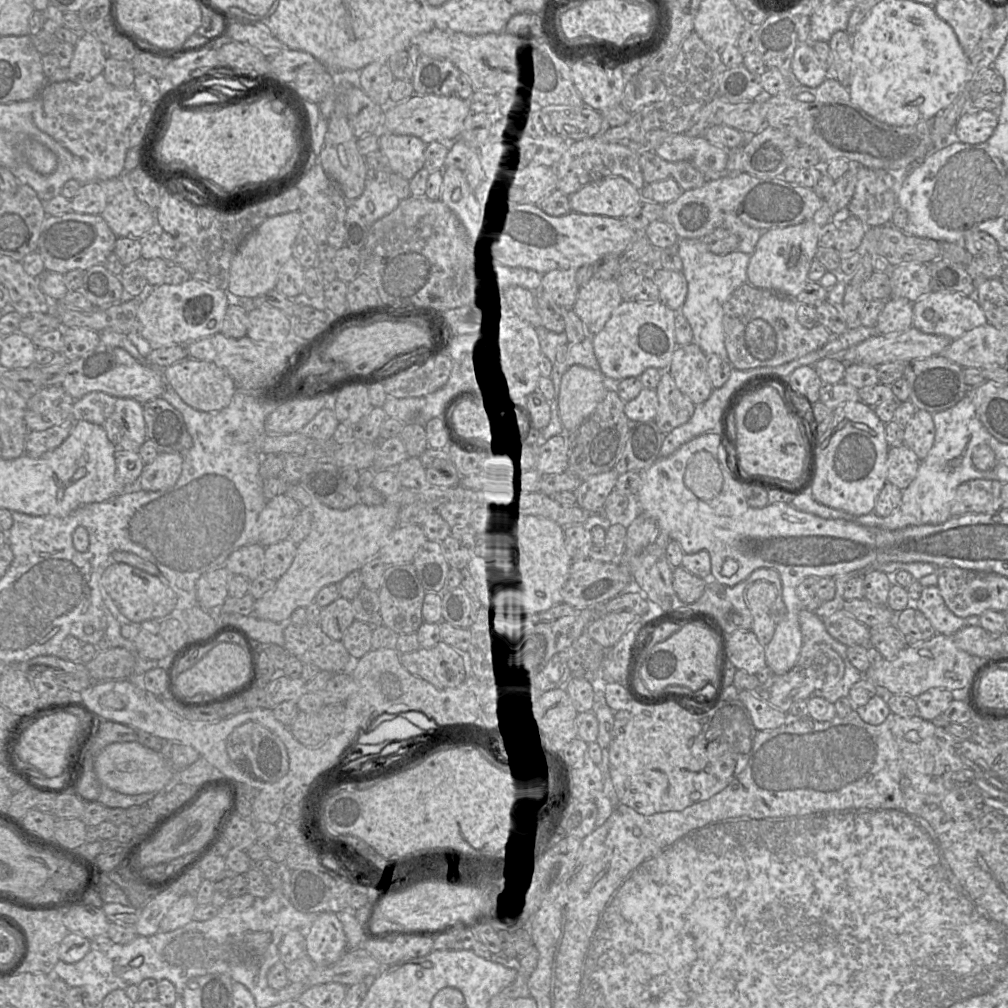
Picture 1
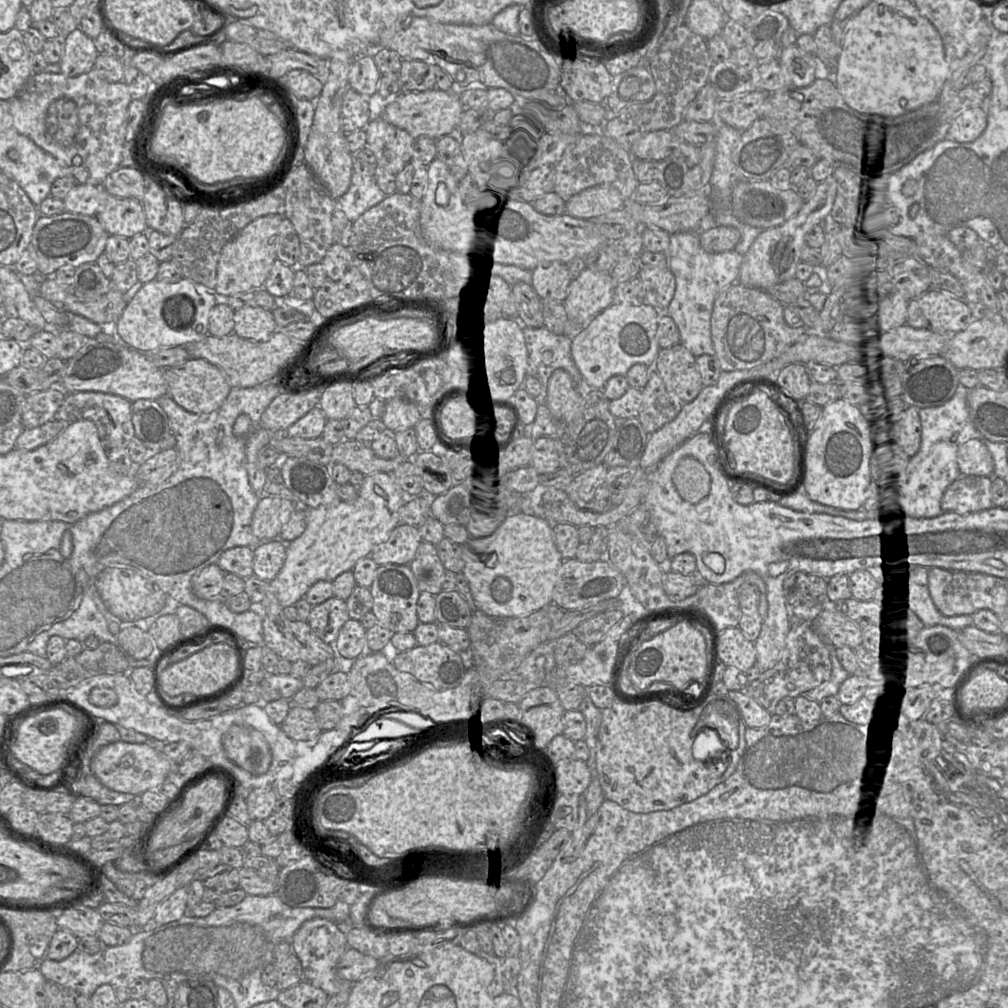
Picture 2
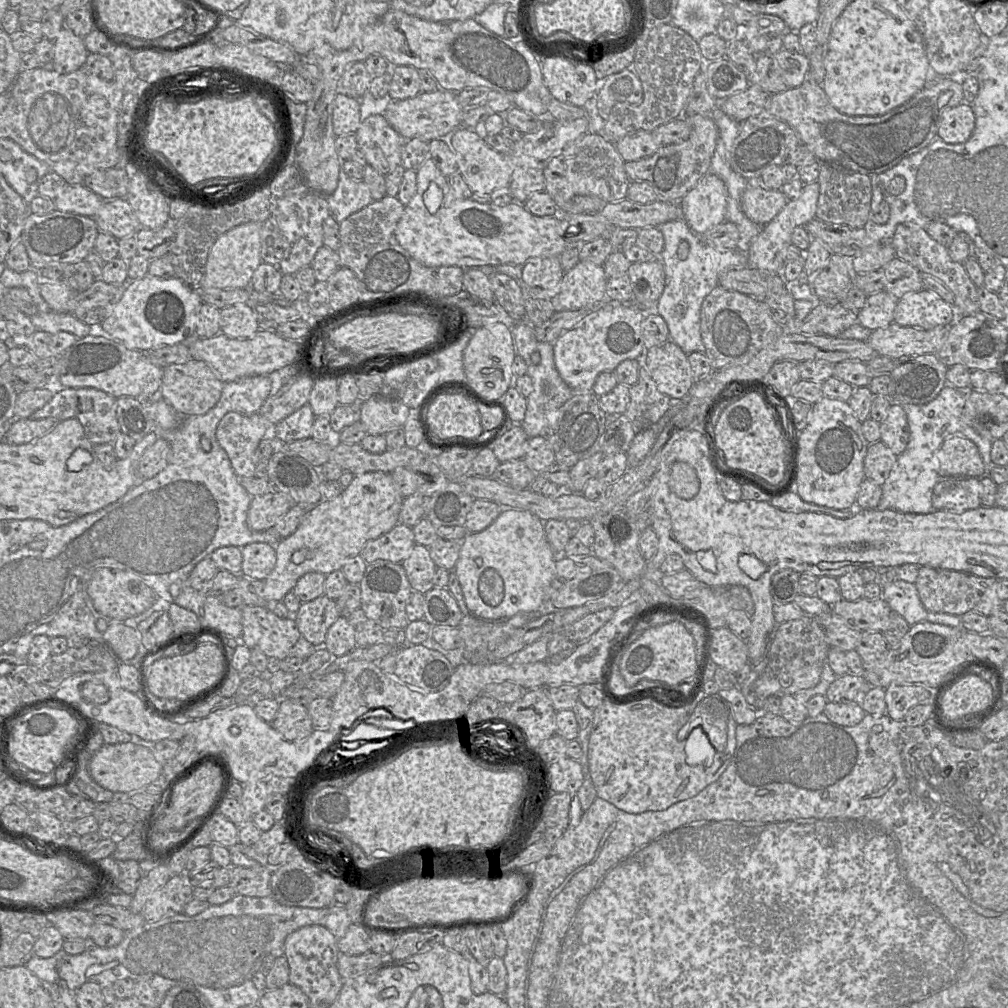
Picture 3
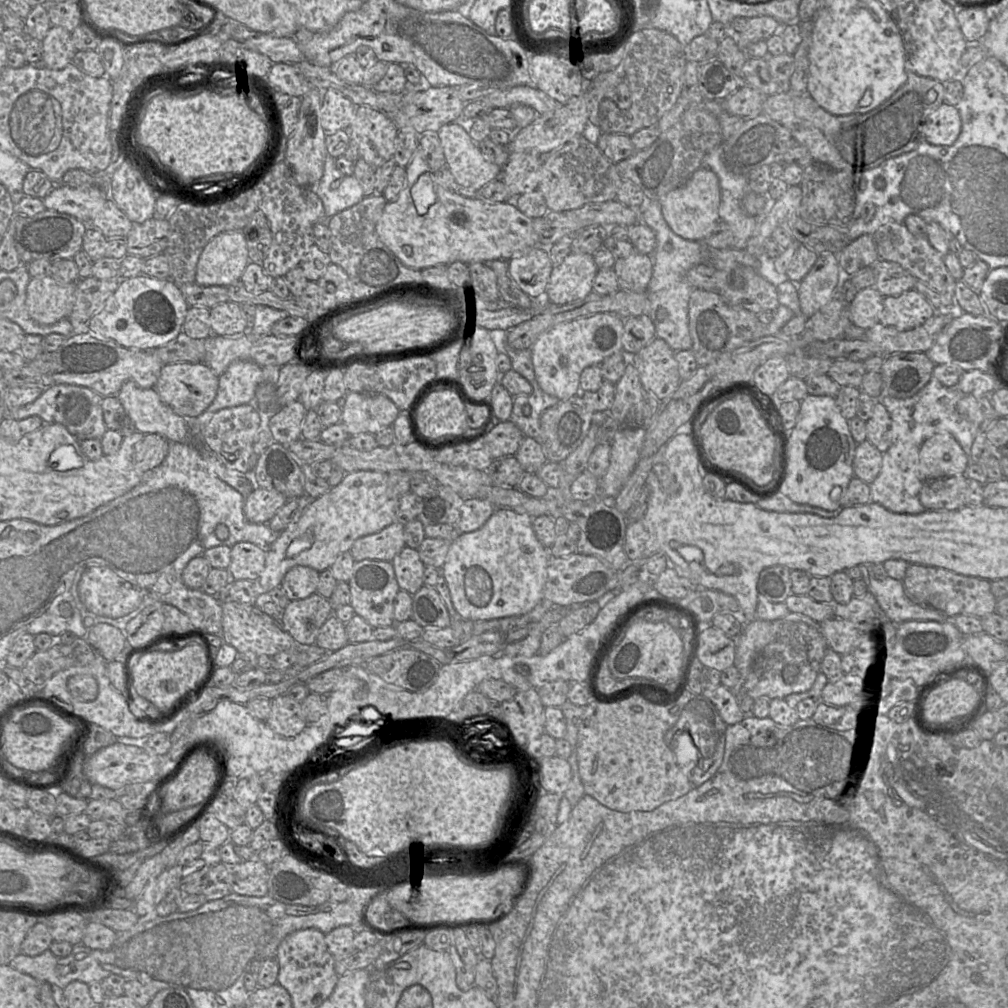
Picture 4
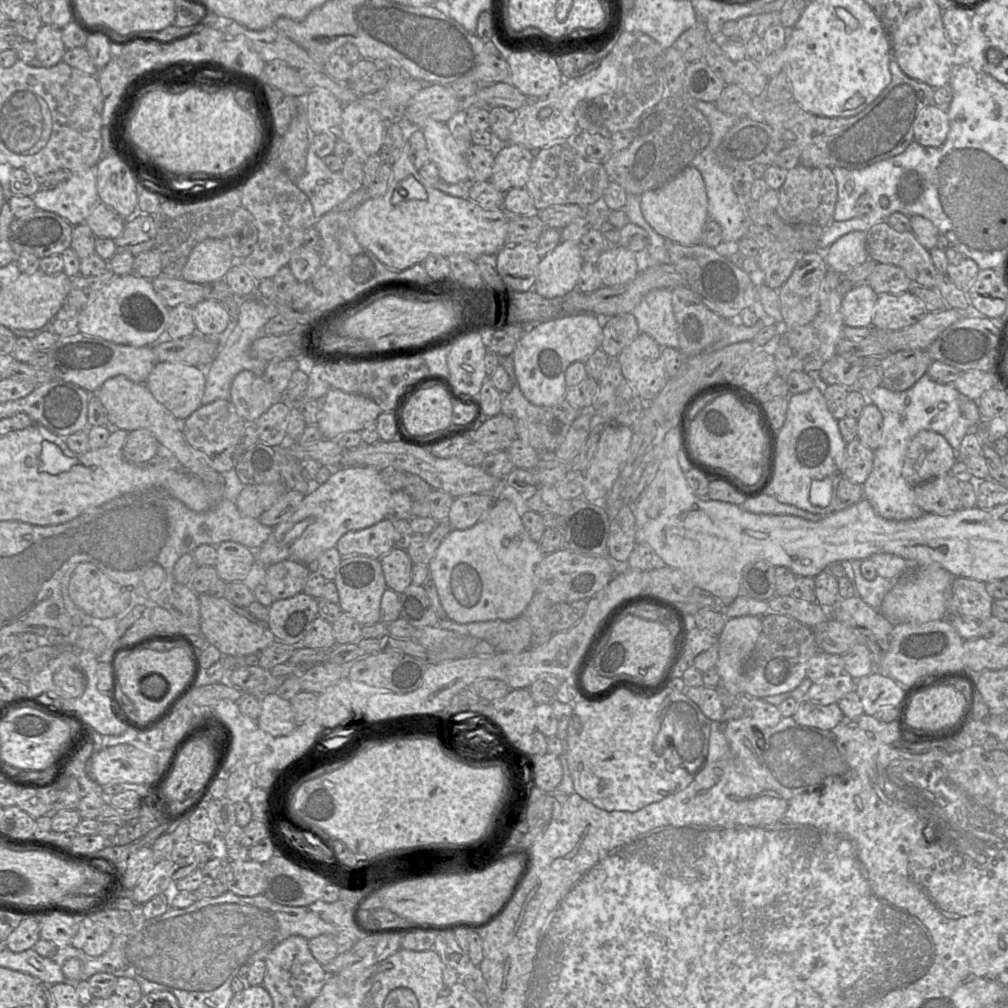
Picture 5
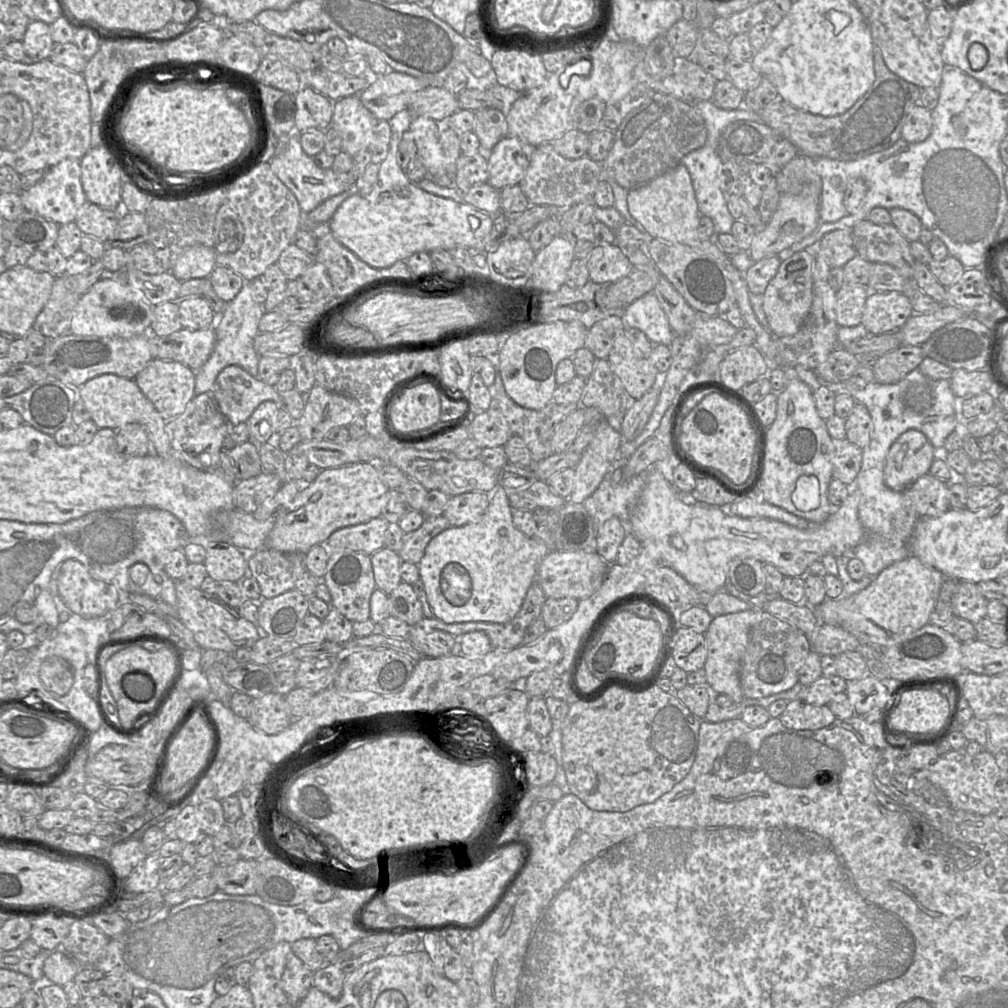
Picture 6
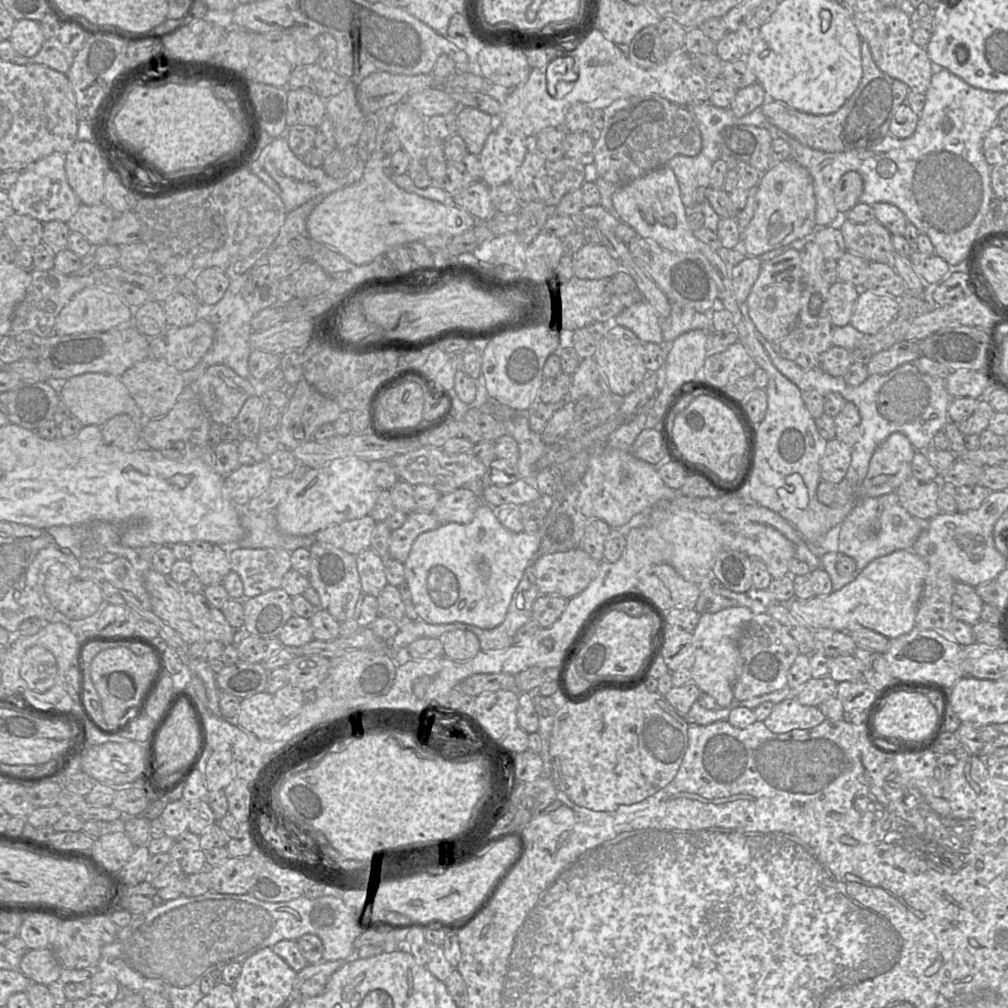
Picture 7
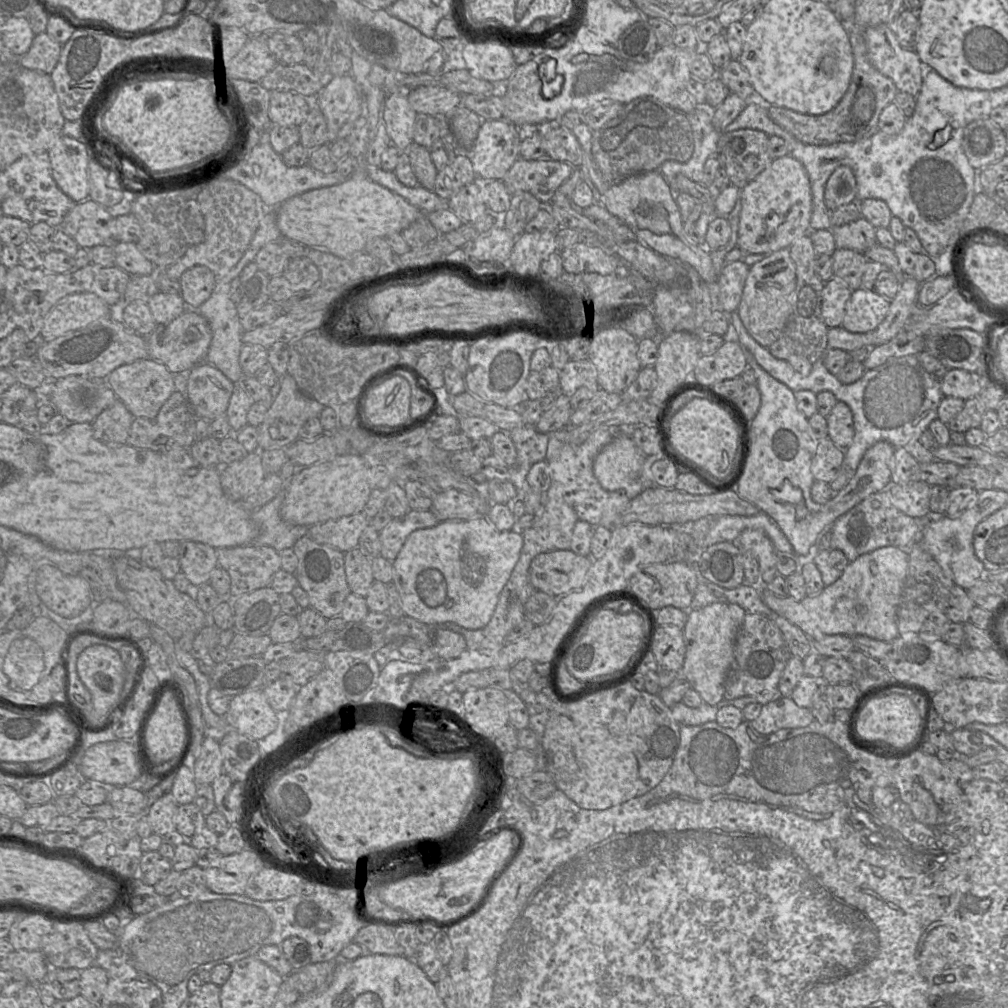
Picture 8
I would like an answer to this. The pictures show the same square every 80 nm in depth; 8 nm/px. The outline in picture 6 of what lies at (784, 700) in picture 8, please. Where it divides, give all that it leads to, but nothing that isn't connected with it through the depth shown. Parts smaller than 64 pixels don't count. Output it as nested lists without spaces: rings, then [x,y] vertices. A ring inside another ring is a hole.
[[[793,699],[779,716],[781,723],[796,730],[816,730],[832,724],[836,716],[828,705],[816,706],[803,699]]]

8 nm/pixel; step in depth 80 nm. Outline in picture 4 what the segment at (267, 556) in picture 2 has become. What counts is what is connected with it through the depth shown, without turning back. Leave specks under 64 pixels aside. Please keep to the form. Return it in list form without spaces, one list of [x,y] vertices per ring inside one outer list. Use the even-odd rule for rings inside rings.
[[[240,542],[231,547],[231,562],[228,572],[232,581],[257,581],[264,570],[266,549],[249,542]]]

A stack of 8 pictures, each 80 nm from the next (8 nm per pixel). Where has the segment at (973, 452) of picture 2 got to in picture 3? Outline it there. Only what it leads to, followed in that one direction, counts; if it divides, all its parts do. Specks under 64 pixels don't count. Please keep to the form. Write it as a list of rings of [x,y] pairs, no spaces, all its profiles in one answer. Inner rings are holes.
[[[966,438],[946,439],[937,451],[941,478],[977,477],[986,474],[978,447]]]

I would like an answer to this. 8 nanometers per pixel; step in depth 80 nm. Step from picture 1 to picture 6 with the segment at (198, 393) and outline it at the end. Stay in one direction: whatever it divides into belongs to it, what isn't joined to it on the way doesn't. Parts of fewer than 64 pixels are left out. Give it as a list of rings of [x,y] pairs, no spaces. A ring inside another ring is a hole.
[[[153,358],[134,378],[143,394],[165,420],[184,412],[196,395],[196,372],[172,360]]]

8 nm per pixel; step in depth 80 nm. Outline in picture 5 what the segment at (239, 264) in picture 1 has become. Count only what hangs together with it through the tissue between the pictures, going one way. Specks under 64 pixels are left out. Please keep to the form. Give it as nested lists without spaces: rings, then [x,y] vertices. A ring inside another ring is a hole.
[[[207,238],[192,249],[181,278],[199,284],[212,283],[223,280],[233,265],[234,256],[229,243]]]

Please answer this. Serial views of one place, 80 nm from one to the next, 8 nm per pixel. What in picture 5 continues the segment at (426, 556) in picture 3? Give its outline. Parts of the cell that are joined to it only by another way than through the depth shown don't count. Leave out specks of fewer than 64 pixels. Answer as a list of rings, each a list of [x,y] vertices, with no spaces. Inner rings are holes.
[[[393,548],[380,559],[388,589],[401,594],[412,584],[413,563],[405,550]]]

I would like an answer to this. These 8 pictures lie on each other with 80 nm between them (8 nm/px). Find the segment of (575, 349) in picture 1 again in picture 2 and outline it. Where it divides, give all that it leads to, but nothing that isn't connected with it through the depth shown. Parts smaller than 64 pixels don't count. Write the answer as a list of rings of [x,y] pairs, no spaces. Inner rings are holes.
[[[527,326],[523,328],[523,335],[529,358],[527,375],[536,377],[536,370],[539,366],[539,375],[541,375],[543,379],[541,384],[546,390],[547,379],[551,375],[551,372],[563,369],[571,375],[578,389],[578,383],[581,383],[582,377],[571,356],[571,338],[569,336],[552,333],[545,327],[534,328]]]

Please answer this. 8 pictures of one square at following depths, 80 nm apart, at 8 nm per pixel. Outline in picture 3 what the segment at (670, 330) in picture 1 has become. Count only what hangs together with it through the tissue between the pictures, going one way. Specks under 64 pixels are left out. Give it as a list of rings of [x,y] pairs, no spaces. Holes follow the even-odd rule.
[[[604,303],[571,329],[564,331],[553,343],[554,363],[563,381],[574,392],[592,392],[597,376],[602,372],[613,372],[625,360],[638,360],[647,350],[643,344],[643,321],[647,314],[659,315],[654,307],[636,307],[620,303]]]

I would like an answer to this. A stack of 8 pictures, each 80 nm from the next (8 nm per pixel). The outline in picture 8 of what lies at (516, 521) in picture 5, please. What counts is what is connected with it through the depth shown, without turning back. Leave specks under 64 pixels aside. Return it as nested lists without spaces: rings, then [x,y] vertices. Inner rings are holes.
[[[486,516],[465,521],[443,521],[434,527],[412,532],[392,561],[392,584],[399,593],[404,615],[428,626],[455,623],[468,630],[484,628],[519,560],[522,546],[523,537],[520,532],[501,531]]]

